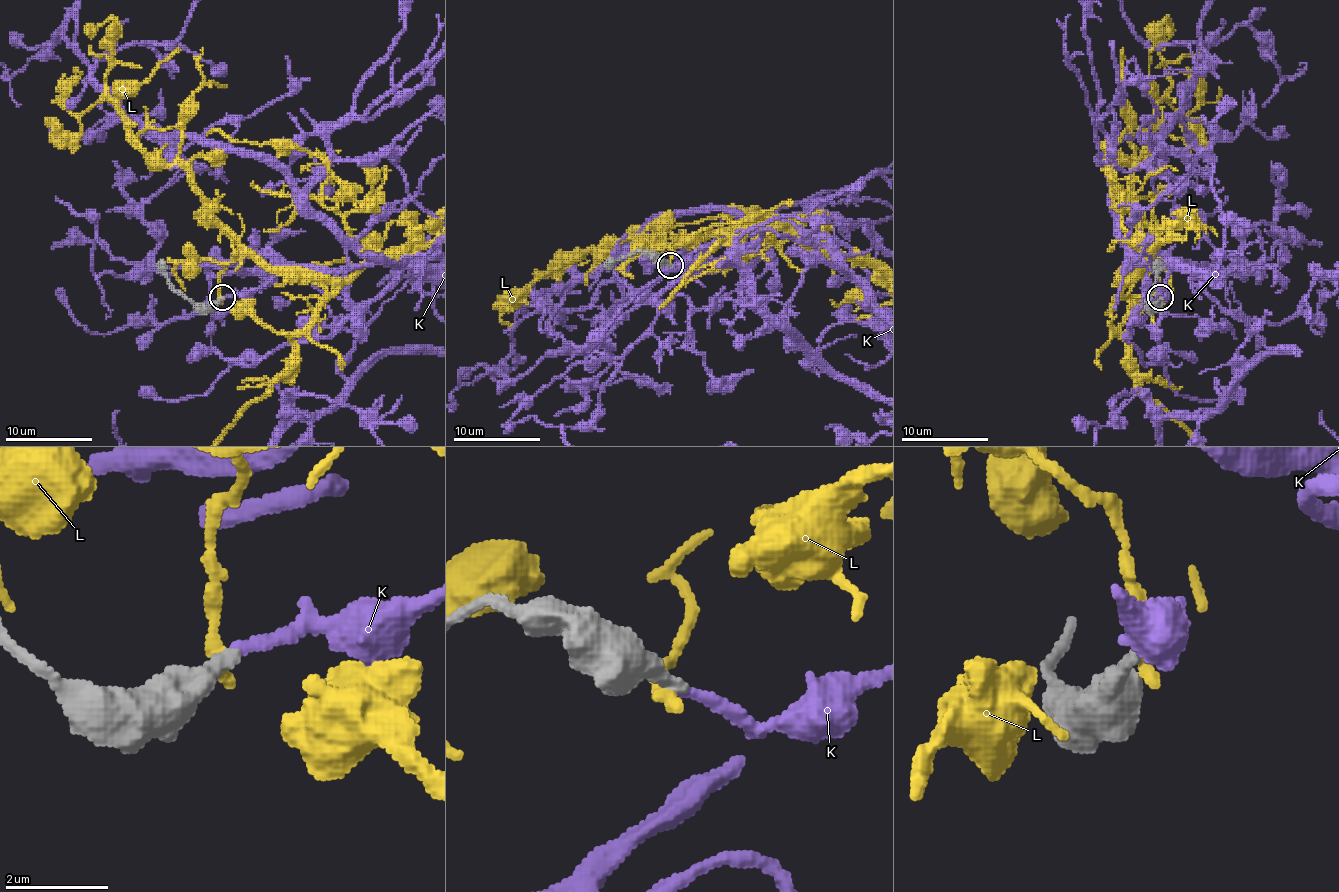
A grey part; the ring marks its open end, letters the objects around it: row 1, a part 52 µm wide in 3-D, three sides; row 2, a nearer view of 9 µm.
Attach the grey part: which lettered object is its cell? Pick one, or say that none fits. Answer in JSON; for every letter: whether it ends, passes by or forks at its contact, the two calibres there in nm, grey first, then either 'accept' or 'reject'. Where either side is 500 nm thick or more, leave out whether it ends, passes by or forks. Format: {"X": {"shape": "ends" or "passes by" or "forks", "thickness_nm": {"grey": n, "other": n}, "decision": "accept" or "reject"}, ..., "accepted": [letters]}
{"K": {"shape": "ends", "thickness_nm": {"grey": 320, "other": 200}, "decision": "accept"}, "L": {"shape": "ends", "thickness_nm": {"grey": 360, "other": 300}, "decision": "reject"}, "accepted": ["K"]}

